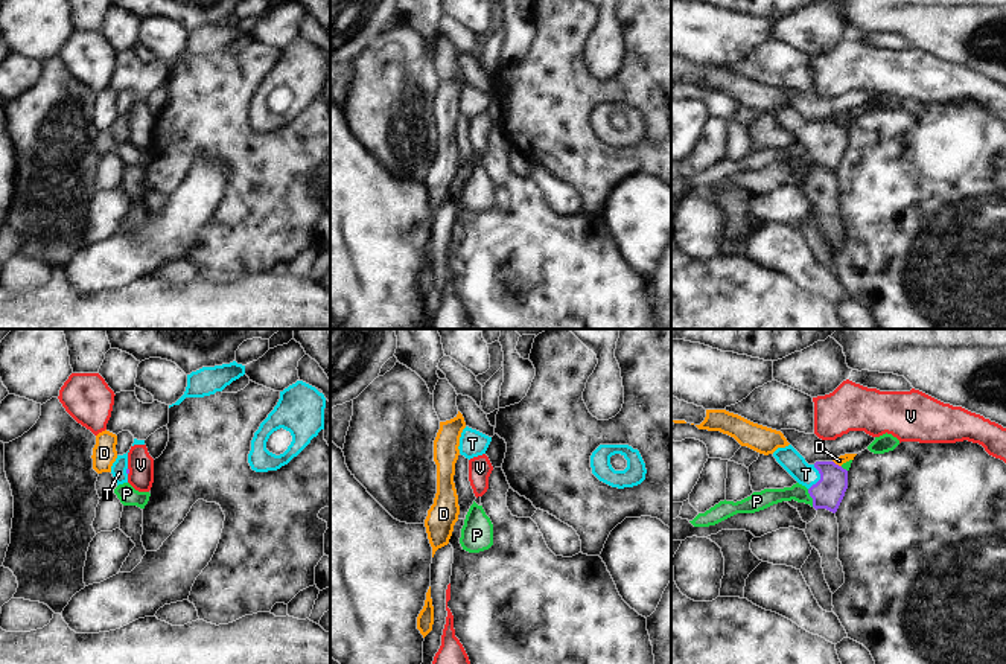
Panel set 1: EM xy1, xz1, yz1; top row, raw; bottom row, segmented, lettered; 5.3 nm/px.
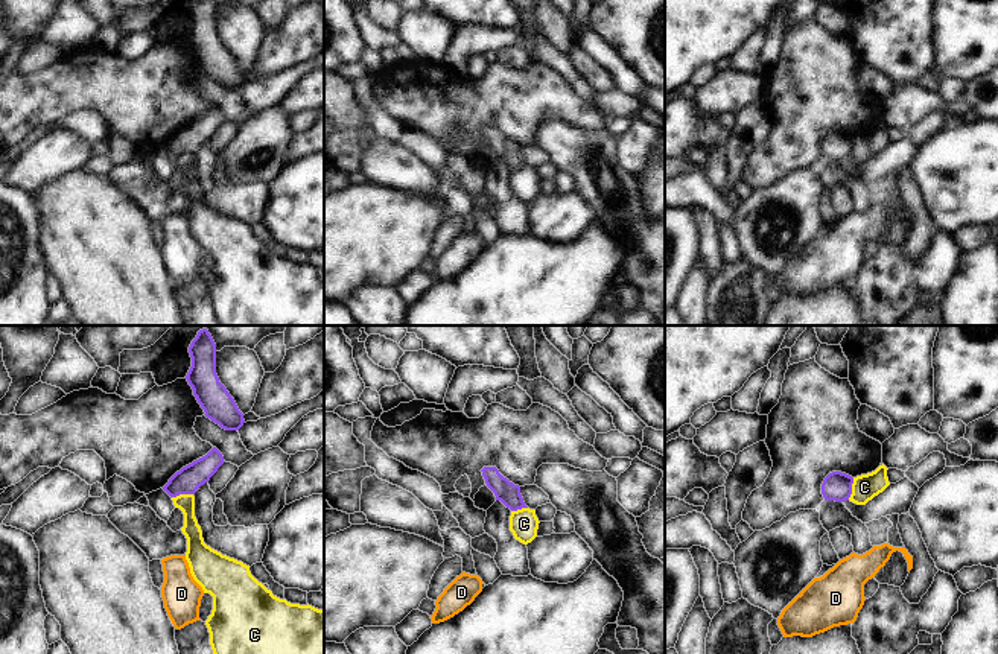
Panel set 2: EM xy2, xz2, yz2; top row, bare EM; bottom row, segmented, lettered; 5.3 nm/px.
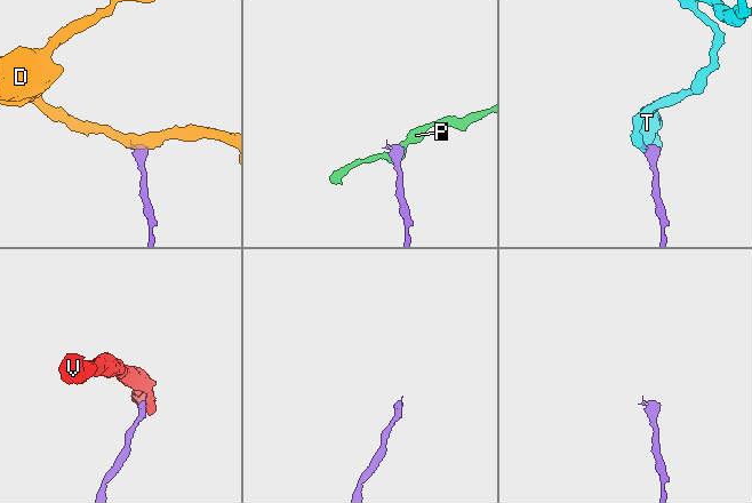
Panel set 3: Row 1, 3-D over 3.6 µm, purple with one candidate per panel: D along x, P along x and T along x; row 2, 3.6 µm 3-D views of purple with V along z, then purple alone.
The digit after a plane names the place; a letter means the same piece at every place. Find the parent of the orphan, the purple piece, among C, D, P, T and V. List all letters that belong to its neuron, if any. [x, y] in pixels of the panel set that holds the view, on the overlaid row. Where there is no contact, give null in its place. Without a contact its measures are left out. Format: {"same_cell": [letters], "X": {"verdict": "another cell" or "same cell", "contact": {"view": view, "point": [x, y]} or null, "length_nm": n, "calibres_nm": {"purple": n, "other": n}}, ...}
{"same_cell": ["T"], "C": {"verdict": "another cell", "contact": {"view": "yz2", "point": [851, 488]}, "length_nm": 120, "calibres_nm": {"purple": 150, "other": 140}}, "D": {"verdict": "another cell", "contact": {"view": "yz1", "point": [837, 465]}, "length_nm": 60, "calibres_nm": {"purple": 160, "other": 50}}, "P": {"verdict": "another cell", "contact": {"view": "yz1", "point": [811, 497]}, "length_nm": 100, "calibres_nm": {"purple": 160, "other": 90}}, "T": {"verdict": "same cell", "contact": {"view": "yz1", "point": [821, 477]}, "length_nm": 140, "calibres_nm": {"purple": 160, "other": 120}}, "V": {"verdict": "another cell", "contact": {"view": "xy1", "point": [128, 471]}, "length_nm": 40, "calibres_nm": {"purple": 20, "other": 140}}}

